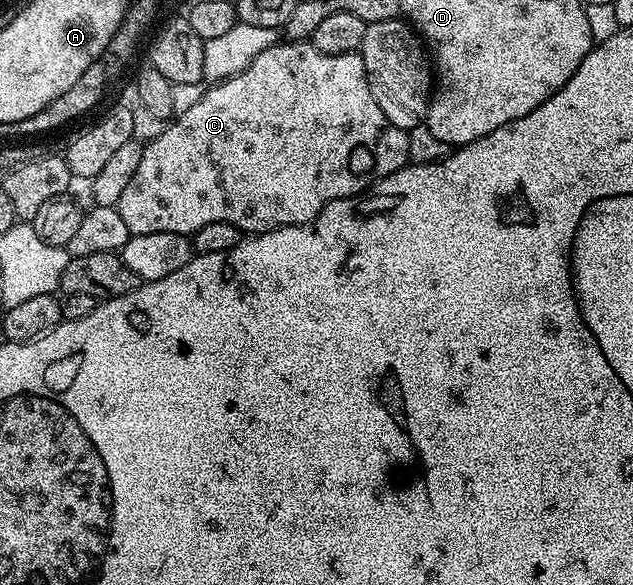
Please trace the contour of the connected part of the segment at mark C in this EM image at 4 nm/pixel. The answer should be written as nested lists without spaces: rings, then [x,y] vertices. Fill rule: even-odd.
[[[281,40],[277,45],[267,48],[267,52],[259,52],[255,60],[243,72],[239,72],[234,78],[226,78],[223,82],[210,85],[191,108],[180,111],[168,123],[169,126],[162,134],[154,136],[150,142],[144,143],[145,151],[143,160],[139,160],[139,169],[135,176],[131,176],[131,184],[119,196],[116,207],[119,216],[127,223],[130,235],[146,234],[147,232],[175,232],[192,236],[203,224],[215,224],[216,222],[230,222],[238,226],[243,232],[250,235],[262,234],[275,228],[284,226],[302,226],[307,224],[321,211],[331,200],[336,198],[351,198],[354,194],[362,193],[361,174],[353,167],[353,158],[357,158],[364,152],[367,157],[373,158],[374,175],[377,178],[385,178],[401,170],[409,162],[409,136],[406,131],[391,124],[387,116],[383,116],[383,108],[375,104],[375,96],[371,96],[371,88],[367,84],[367,68],[363,68],[363,60],[360,53],[352,54],[324,54],[315,48],[309,40]]]

